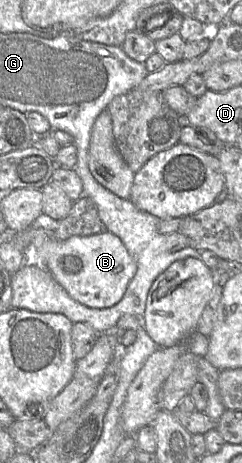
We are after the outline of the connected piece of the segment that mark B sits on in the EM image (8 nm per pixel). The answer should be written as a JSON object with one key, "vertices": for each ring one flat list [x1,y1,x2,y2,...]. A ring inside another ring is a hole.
{"vertices":[[42,215,30,227,32,227,31,246,24,250,30,263,25,264,44,266,72,299,87,307,109,308,122,299,128,284,136,274,137,265,119,237,105,230,95,235,71,236,66,240,59,241,52,236,50,227,45,224]]}

